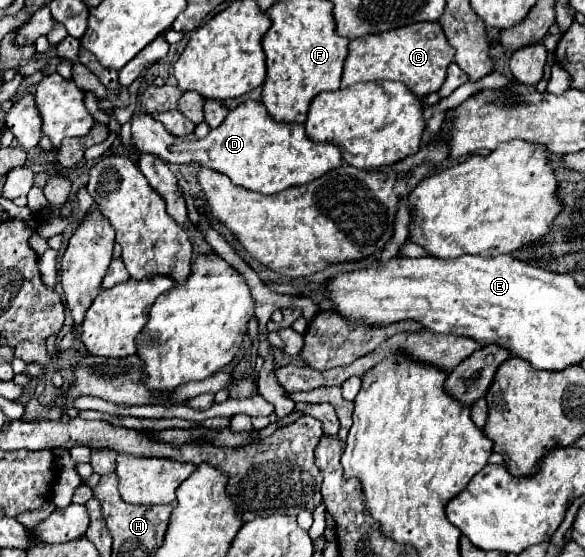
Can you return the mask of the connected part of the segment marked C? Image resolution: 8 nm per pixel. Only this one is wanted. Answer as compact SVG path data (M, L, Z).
M412 23L386 31L380 35L358 37L348 45L348 57L344 61L342 87L356 85L360 81L402 81L418 99L434 93L442 87L446 69L454 61L454 47L448 43L440 23Z

